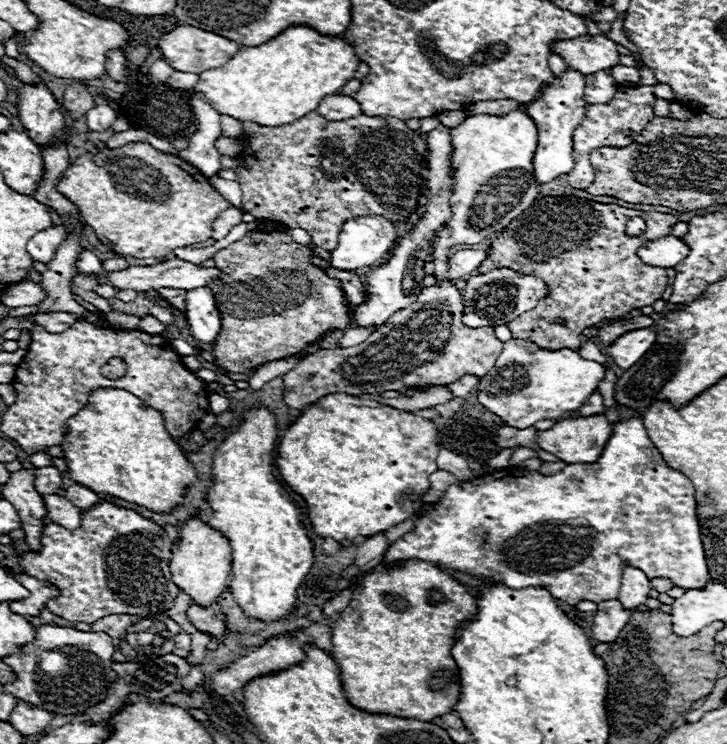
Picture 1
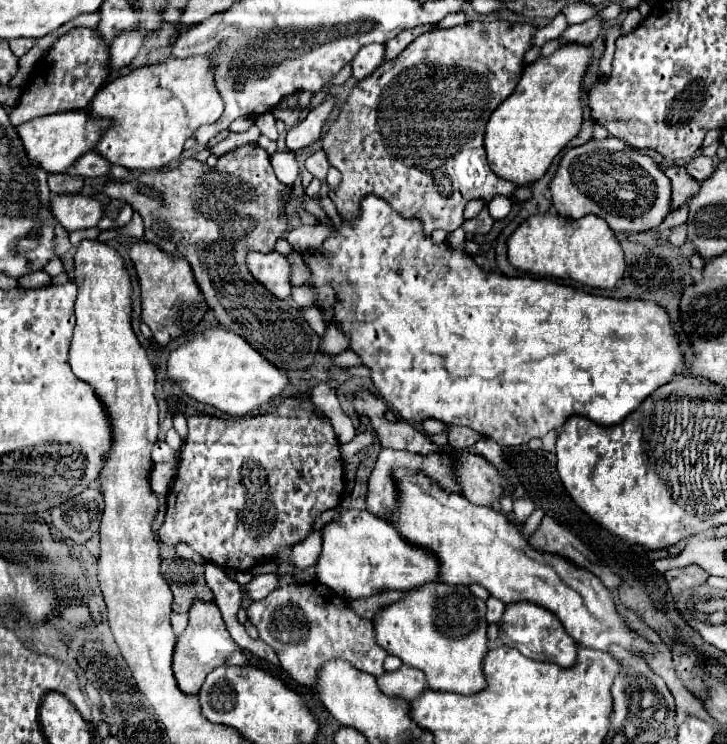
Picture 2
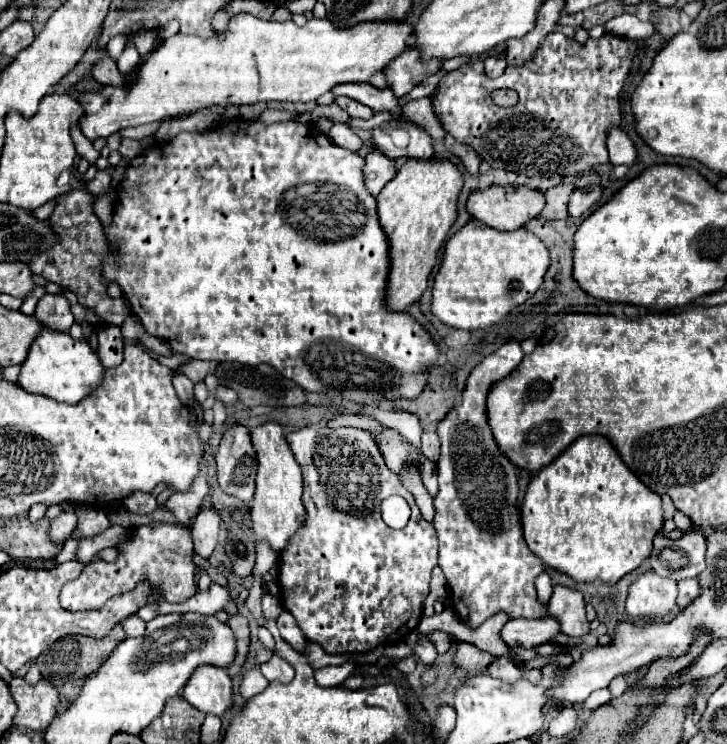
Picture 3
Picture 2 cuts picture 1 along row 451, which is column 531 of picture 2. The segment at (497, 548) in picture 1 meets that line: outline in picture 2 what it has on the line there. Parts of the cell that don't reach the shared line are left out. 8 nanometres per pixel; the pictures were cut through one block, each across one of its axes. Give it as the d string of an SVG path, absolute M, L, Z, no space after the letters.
M518 602L518 604L506 606L506 612L500 620L500 638L504 640L506 646L520 650L528 658L542 660L542 662L554 662L562 668L572 666L576 658L576 642L566 634L562 622L546 608L530 604L530 602Z

